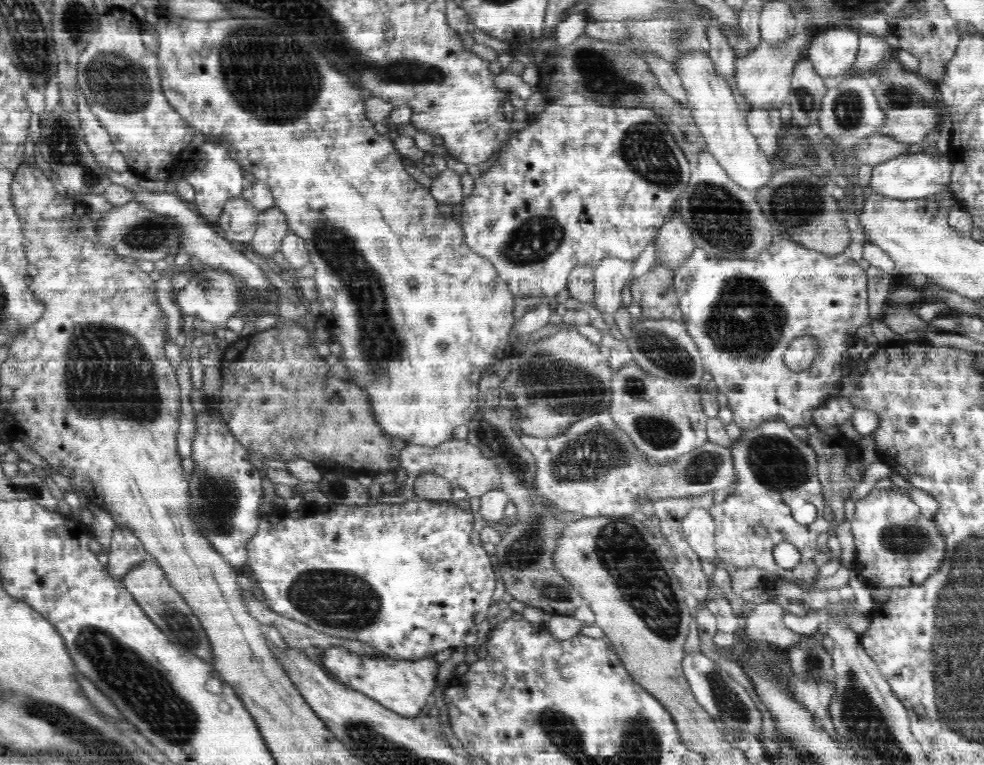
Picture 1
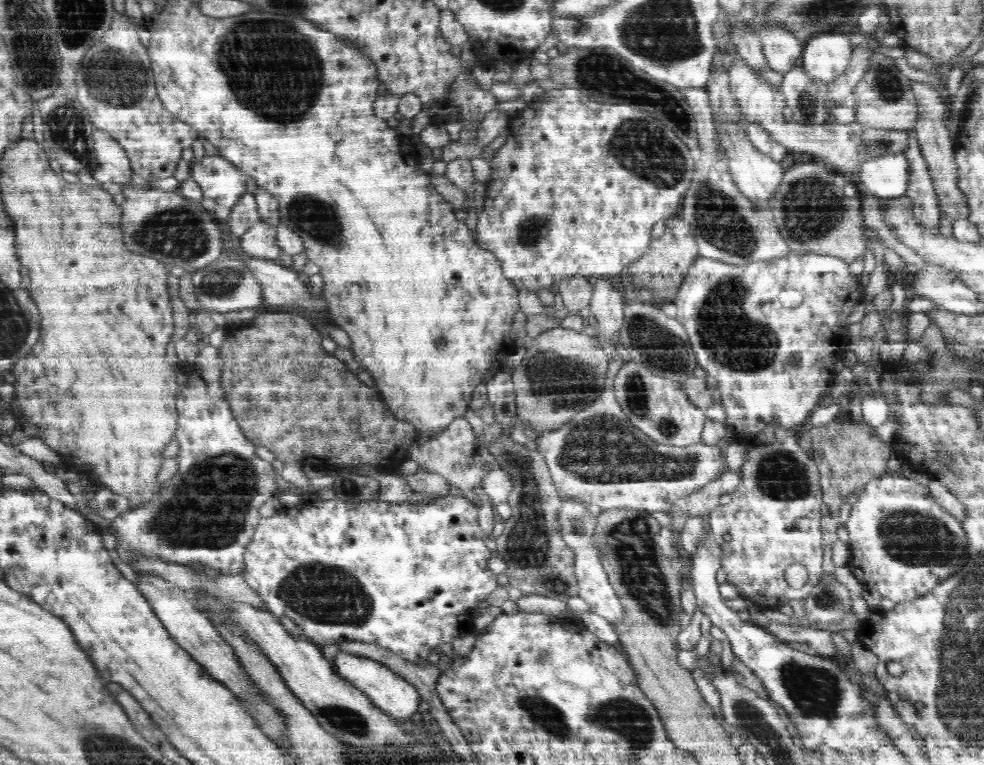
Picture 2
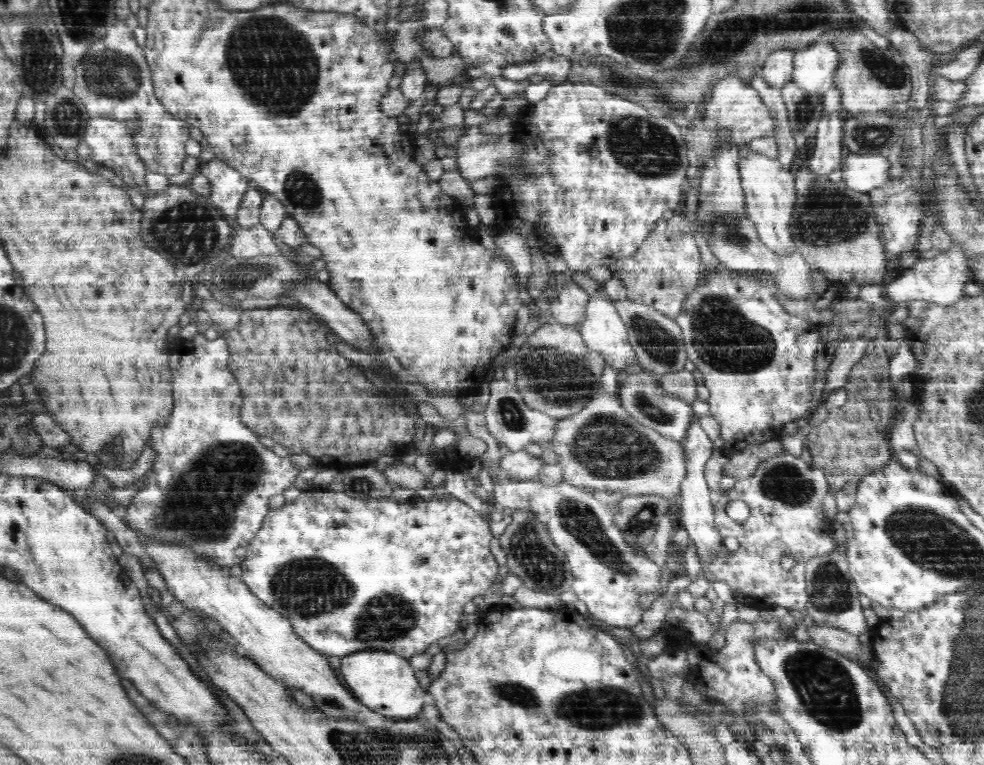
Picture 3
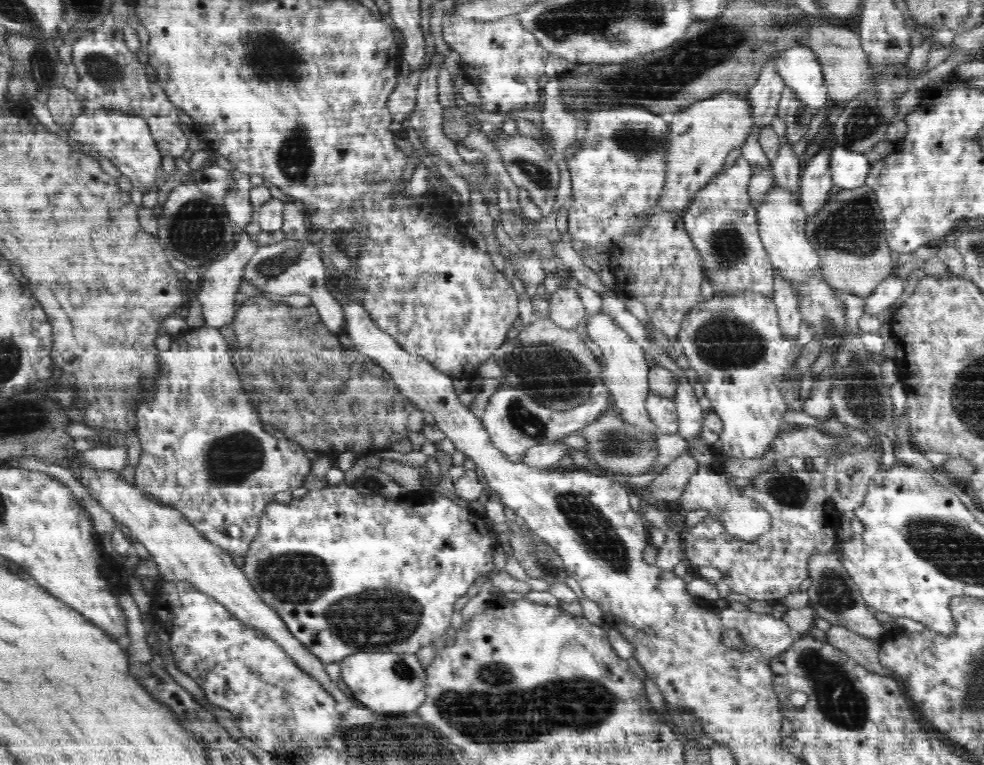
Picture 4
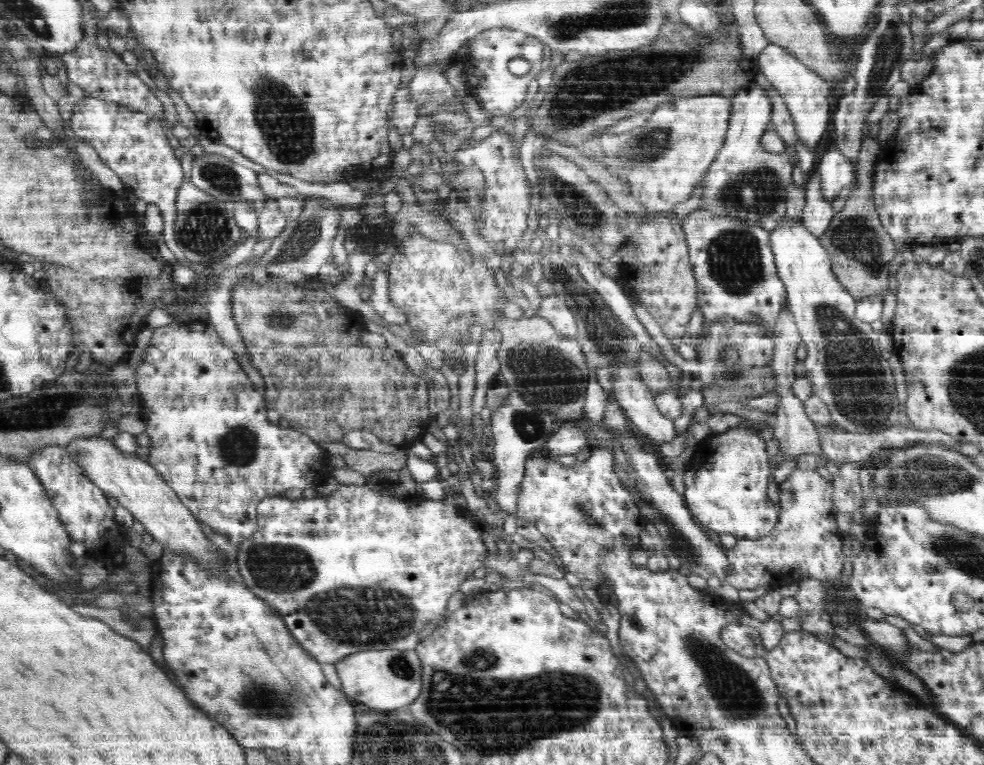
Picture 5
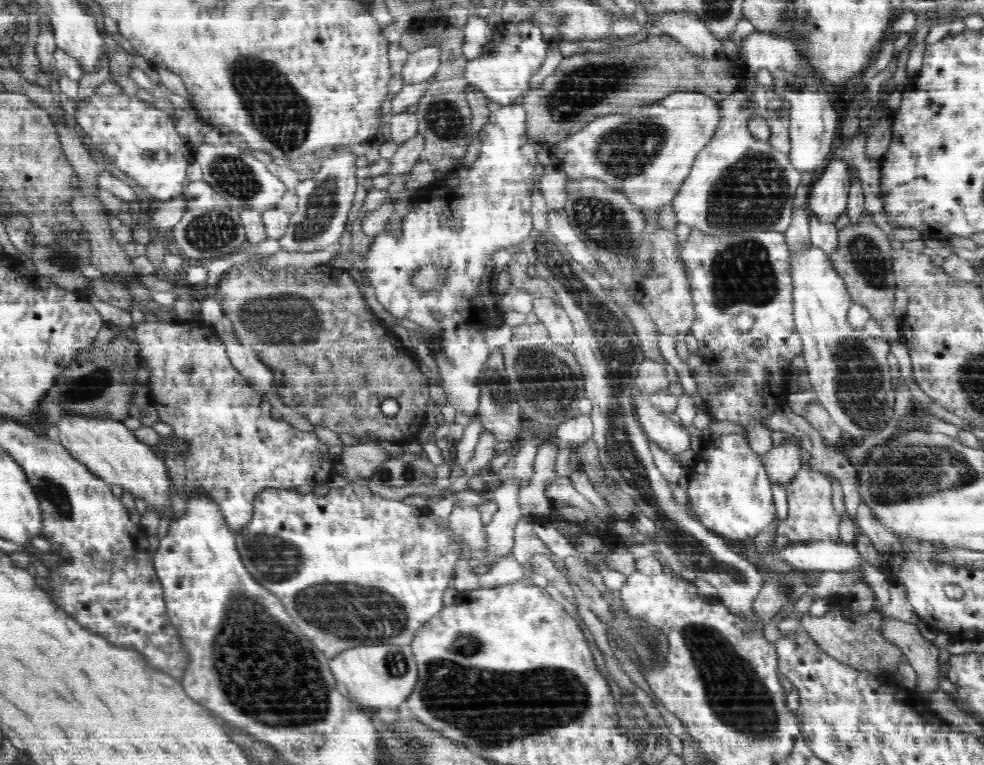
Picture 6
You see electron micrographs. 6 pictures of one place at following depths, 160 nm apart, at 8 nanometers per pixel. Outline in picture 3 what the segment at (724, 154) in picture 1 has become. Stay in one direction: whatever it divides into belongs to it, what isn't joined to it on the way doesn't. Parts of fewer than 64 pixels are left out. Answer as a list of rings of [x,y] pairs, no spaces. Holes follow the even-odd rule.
[[[749,153],[739,162],[739,175],[745,196],[747,216],[756,225],[760,240],[778,255],[795,250],[790,234],[791,218],[796,202],[795,178],[792,171],[782,167],[778,159],[762,154]]]

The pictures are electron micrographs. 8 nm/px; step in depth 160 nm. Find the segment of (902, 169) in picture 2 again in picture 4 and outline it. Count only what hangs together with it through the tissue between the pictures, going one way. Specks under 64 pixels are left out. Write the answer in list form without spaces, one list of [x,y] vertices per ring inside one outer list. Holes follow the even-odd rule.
[[[835,146],[830,154],[832,182],[842,189],[852,189],[865,184],[873,164],[865,153],[853,152]]]

